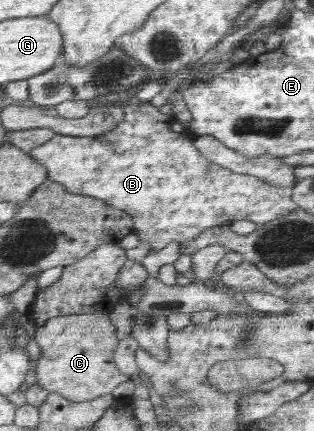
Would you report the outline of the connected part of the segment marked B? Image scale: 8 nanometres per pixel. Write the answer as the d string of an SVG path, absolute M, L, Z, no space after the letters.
M131 100L123 104L125 118L111 132L99 136L65 136L56 134L51 140L30 150L28 155L42 164L47 178L62 184L66 192L89 196L104 201L107 205L123 211L133 219L133 233L141 243L151 246L151 251L163 250L171 242L183 245L197 239L208 228L219 227L233 220L247 219L257 226L279 219L297 210L292 200L291 187L269 184L256 176L237 174L207 160L193 144L194 133L184 134L171 130L175 122L172 114L163 114L150 101Z

